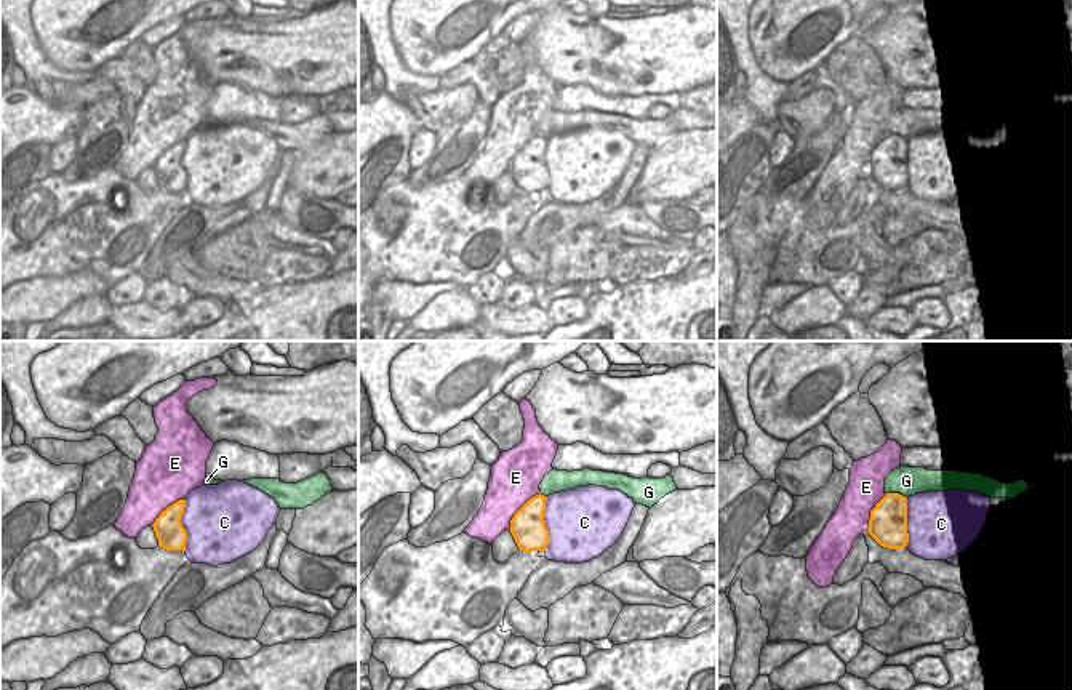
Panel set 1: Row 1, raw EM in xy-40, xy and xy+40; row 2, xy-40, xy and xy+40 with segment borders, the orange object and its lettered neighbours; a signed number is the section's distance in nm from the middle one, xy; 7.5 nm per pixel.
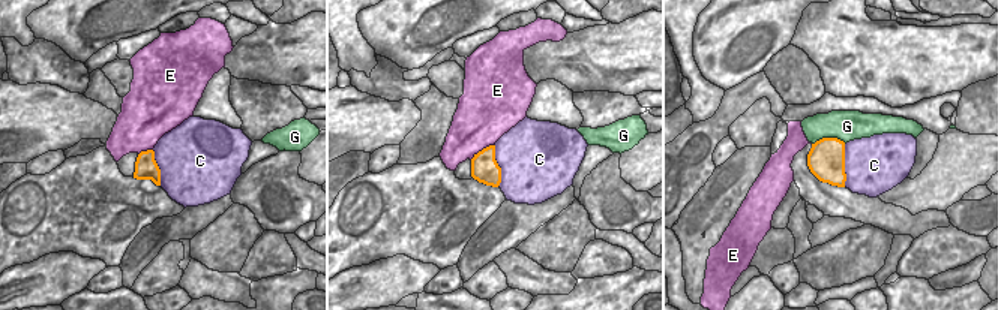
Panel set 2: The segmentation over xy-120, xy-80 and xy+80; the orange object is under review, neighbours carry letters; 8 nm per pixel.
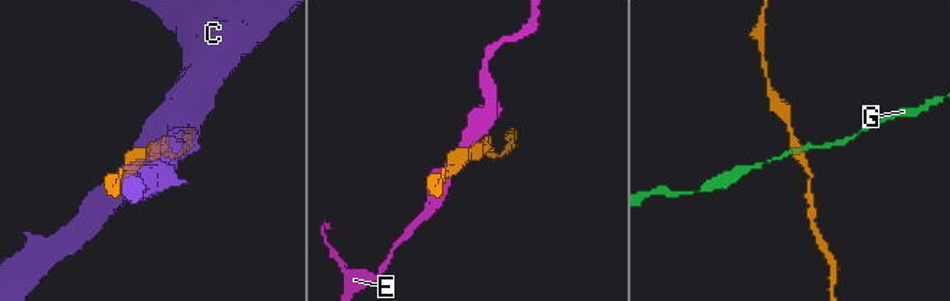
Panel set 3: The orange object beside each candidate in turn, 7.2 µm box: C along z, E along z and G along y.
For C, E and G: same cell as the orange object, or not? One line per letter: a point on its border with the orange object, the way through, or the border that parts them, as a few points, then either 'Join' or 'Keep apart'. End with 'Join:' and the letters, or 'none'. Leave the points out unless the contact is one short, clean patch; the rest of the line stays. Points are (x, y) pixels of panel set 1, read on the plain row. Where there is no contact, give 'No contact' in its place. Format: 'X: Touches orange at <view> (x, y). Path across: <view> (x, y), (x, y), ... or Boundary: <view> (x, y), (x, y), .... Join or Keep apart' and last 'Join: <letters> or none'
C: Touches orange at xy (544, 165). Keep apart
E: Touches orange at xy (519, 151). Boundary: xy (540, 133), (514, 156), (508, 170). Keep apart
G: Touches orange at xy+40 (896, 135). Boundary: xy+40 (887, 133), (896, 133), (906, 140). Keep apart
Join: none

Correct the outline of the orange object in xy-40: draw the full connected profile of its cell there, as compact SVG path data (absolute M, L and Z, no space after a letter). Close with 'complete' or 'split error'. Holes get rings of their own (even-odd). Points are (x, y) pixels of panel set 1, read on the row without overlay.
M179 141L168 147L152 165L158 187L166 192L186 192L187 173L181 165L186 141Z | complete

